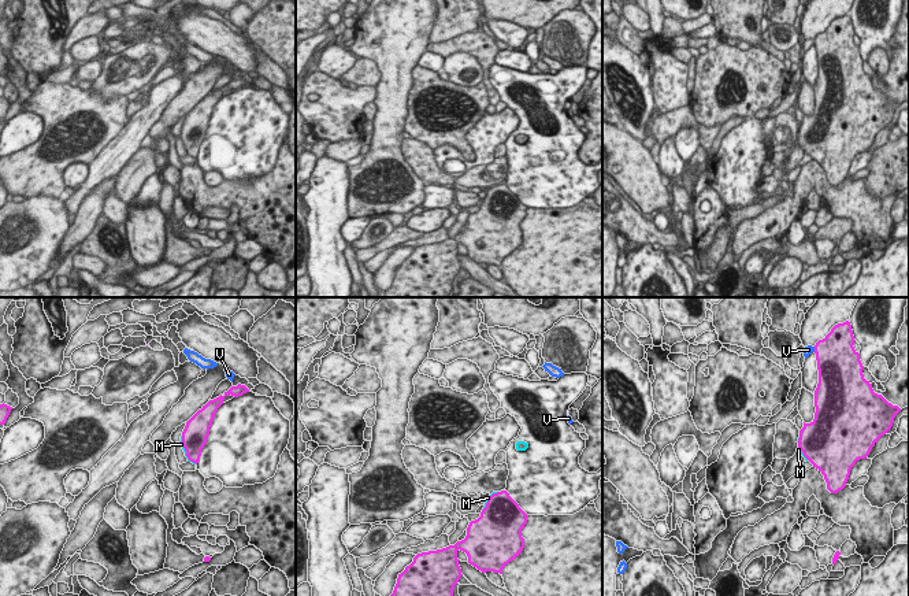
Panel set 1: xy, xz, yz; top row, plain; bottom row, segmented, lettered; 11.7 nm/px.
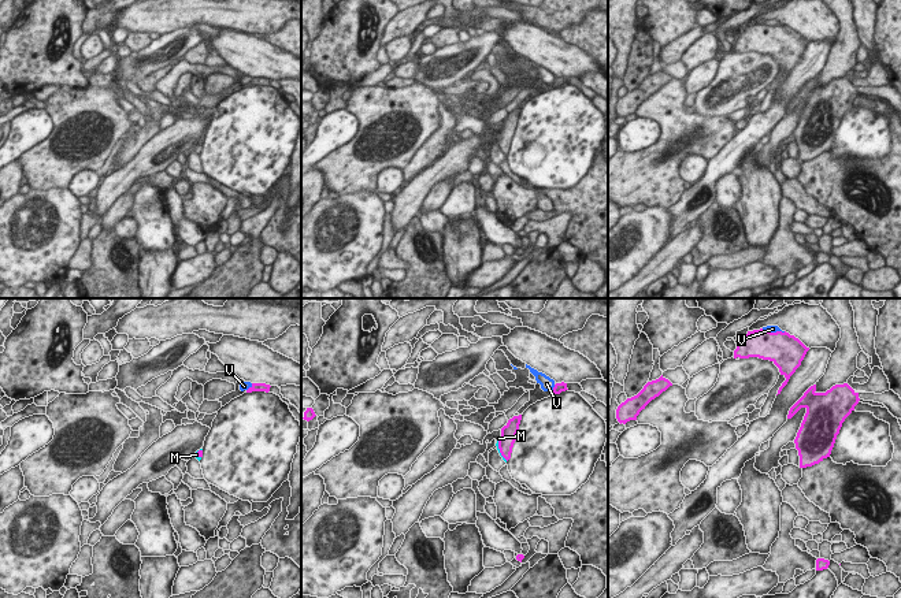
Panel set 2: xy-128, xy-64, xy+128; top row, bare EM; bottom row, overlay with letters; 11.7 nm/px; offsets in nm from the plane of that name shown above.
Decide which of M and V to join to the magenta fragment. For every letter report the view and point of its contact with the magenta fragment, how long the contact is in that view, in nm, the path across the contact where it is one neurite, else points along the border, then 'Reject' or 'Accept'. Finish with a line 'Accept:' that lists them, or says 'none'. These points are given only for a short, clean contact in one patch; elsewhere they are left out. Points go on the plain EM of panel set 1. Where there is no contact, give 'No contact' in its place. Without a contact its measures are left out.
M: Touches magenta at xy (185, 143). Shared border 380 nm. Accept
V: Touches magenta at yz (815, 43). Shared border 70 nm. Reject
Accept: M

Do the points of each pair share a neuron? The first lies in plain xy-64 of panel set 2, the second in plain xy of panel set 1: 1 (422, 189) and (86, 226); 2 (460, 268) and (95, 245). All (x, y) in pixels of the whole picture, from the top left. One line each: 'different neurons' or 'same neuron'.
1: same neuron
2: different neurons

